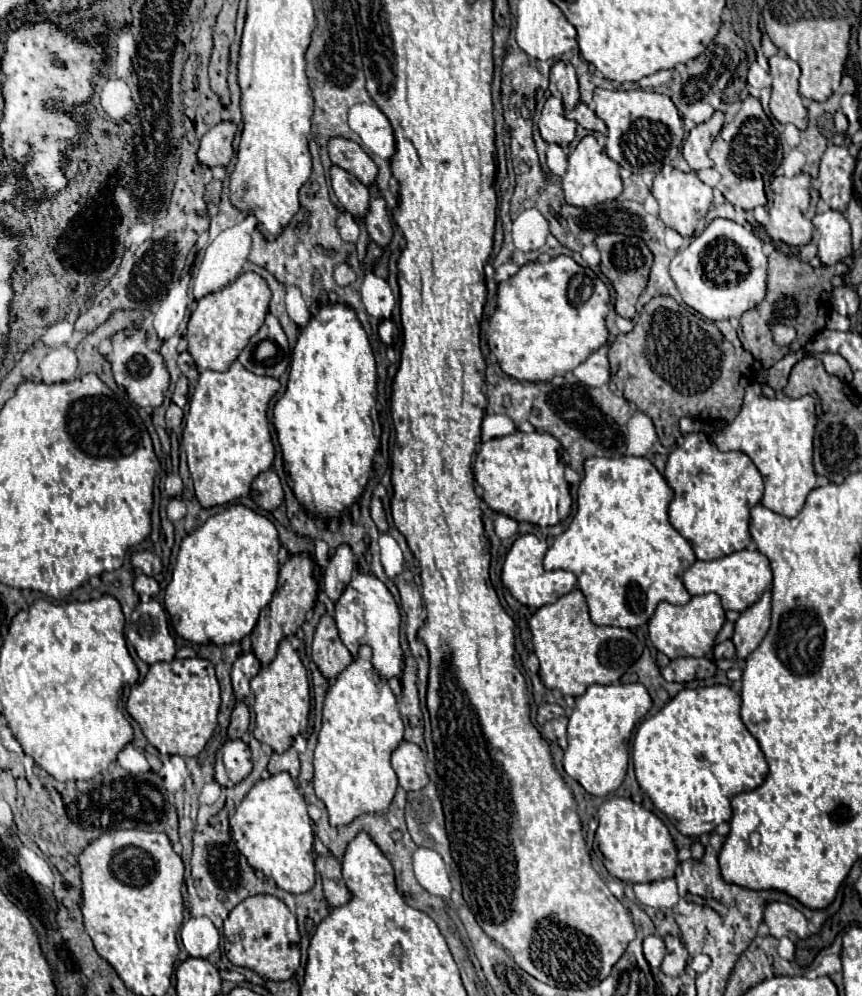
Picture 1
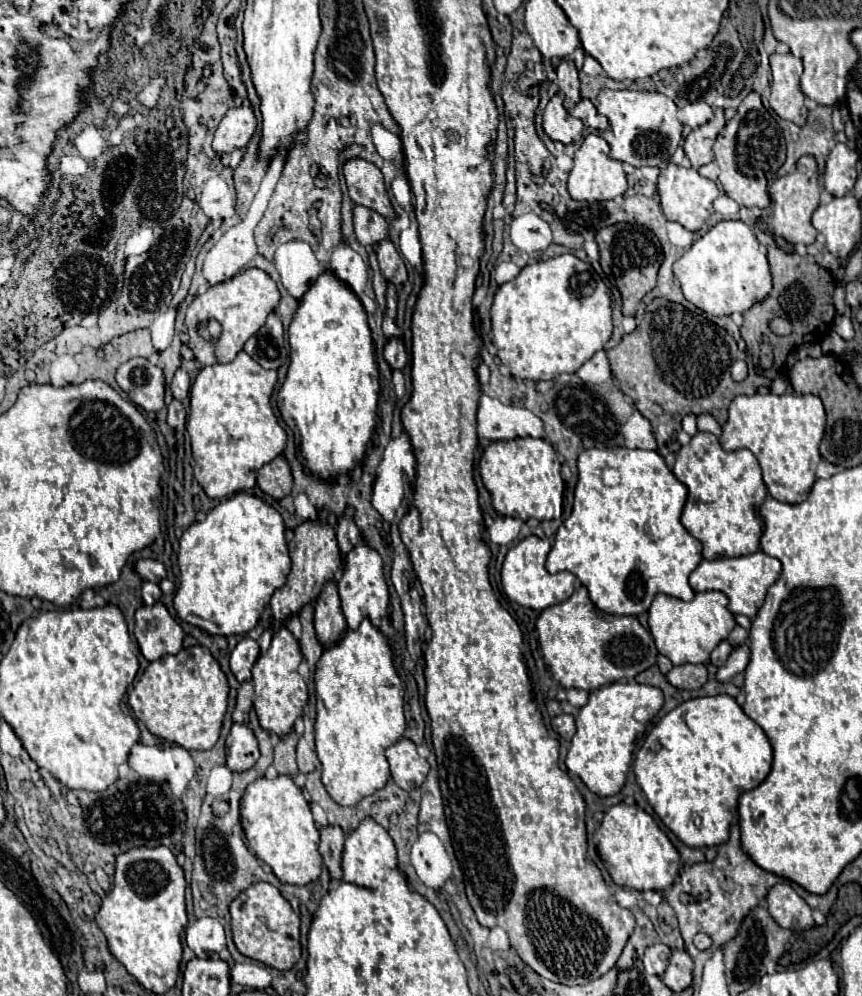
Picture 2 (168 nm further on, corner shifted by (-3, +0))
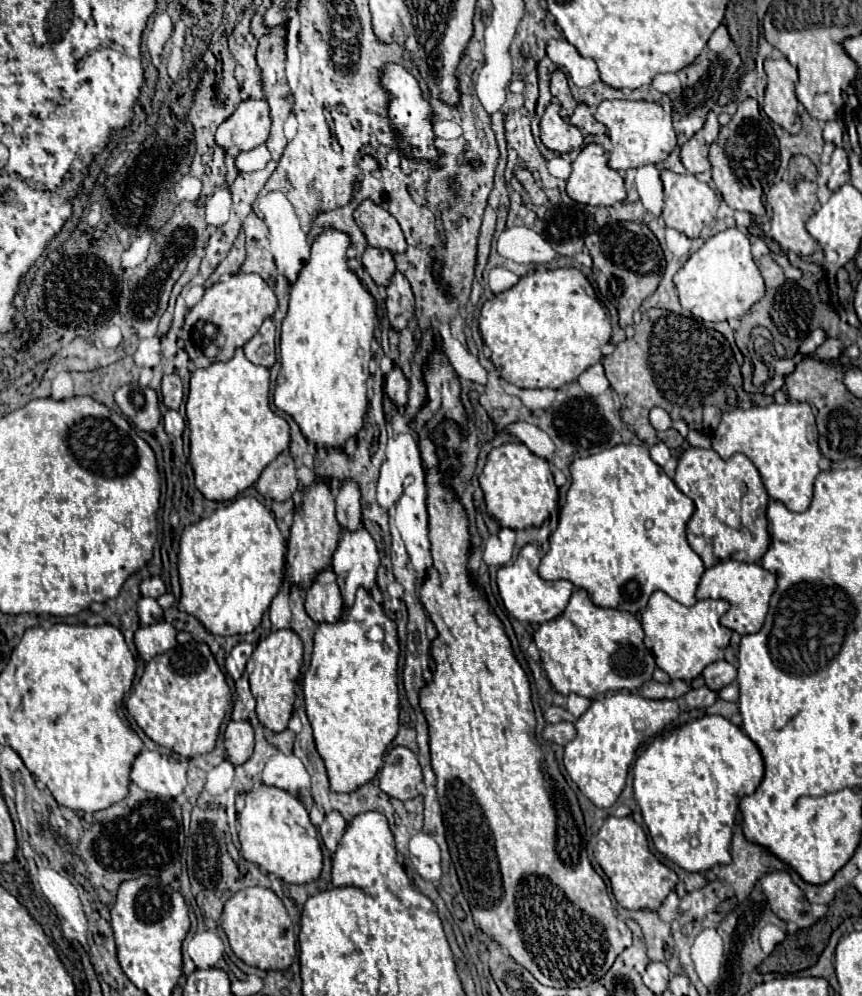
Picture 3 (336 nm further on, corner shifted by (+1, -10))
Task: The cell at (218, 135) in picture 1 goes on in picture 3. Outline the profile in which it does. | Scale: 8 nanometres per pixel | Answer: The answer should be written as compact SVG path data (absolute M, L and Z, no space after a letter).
M245 99L235 113L219 125L217 145L223 149L237 147L239 151L249 151L263 145L269 137L271 117L265 99Z

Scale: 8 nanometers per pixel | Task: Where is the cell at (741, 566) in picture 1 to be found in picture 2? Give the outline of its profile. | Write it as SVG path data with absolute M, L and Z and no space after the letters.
M763 551L743 555L743 557L731 557L731 559L715 559L707 561L703 559L697 569L689 577L689 585L695 591L721 591L729 599L729 609L733 613L741 613L747 617L755 617L757 611L763 607L767 589L775 583L775 579L781 573L781 563L775 557L765 555Z

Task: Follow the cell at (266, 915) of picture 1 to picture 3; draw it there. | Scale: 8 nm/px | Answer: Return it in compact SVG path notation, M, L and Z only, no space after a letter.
M247 887L227 899L221 915L221 927L229 939L233 953L247 965L273 971L287 969L297 955L297 941L293 923L287 915L283 901L265 887Z

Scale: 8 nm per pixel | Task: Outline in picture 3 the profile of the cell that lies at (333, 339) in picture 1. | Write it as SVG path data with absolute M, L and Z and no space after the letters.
M329 227L315 237L311 257L291 285L289 311L281 325L281 371L273 403L289 413L305 439L323 447L343 447L361 429L367 407L371 341L377 327L375 299L347 265L351 237Z

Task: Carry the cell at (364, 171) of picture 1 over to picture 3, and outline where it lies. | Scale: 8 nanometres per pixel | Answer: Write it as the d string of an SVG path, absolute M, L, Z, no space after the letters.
M363 201L359 209L355 211L355 221L367 235L367 241L371 247L385 249L389 253L403 253L407 249L403 231L397 223L397 219L375 205L373 201Z

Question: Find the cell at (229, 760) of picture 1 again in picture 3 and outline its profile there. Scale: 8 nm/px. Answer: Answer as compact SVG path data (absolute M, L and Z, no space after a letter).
M229 721L225 729L227 759L233 765L241 765L253 753L253 727L249 721Z

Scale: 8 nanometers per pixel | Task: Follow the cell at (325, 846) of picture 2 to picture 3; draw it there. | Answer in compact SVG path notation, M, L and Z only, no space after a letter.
M331 811L325 815L323 823L319 825L319 831L323 835L323 841L325 841L325 847L333 853L337 849L337 843L341 841L343 833L345 833L345 827L347 827L347 821L343 819L343 815L339 811Z

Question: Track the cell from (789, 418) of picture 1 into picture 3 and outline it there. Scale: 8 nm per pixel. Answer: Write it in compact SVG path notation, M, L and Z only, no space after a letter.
M771 403L767 407L725 411L711 435L711 447L729 459L735 453L747 455L759 469L771 499L785 503L791 511L807 511L813 499L813 481L819 475L821 451L817 445L815 415L807 403Z

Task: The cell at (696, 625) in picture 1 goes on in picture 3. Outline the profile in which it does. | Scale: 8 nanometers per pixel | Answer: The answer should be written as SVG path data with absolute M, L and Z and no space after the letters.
M655 591L641 615L641 625L645 631L645 645L655 655L657 667L663 669L671 679L689 683L699 677L707 665L721 661L733 633L719 623L727 609L729 601L725 599L703 599L691 607L685 607L667 593Z

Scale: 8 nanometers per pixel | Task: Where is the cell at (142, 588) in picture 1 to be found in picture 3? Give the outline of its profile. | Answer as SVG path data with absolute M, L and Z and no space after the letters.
M139 599L139 619L141 619L141 627L153 625L157 621L163 619L163 609L159 607L159 603L155 599Z

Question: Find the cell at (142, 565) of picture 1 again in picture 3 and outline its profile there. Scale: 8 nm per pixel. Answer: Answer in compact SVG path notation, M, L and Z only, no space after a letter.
M149 577L141 583L141 595L143 597L161 597L165 593L165 583L159 577Z

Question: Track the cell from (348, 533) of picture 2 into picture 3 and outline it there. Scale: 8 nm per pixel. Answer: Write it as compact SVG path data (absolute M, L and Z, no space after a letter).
M345 479L335 497L337 505L337 521L343 529L355 531L361 527L361 491L359 483L353 479Z

